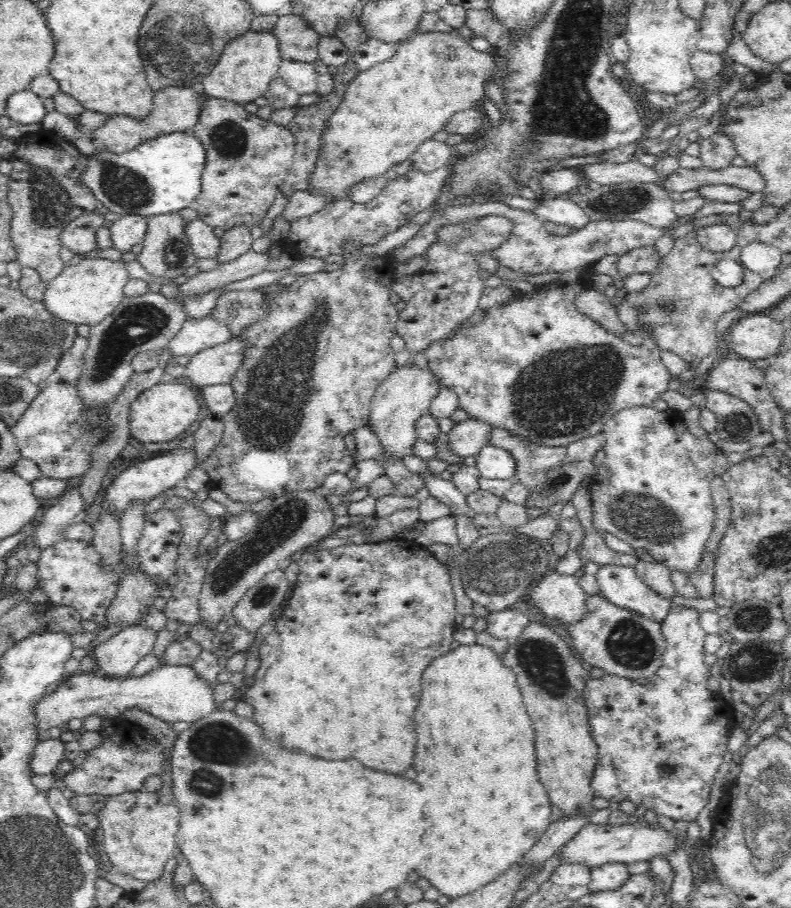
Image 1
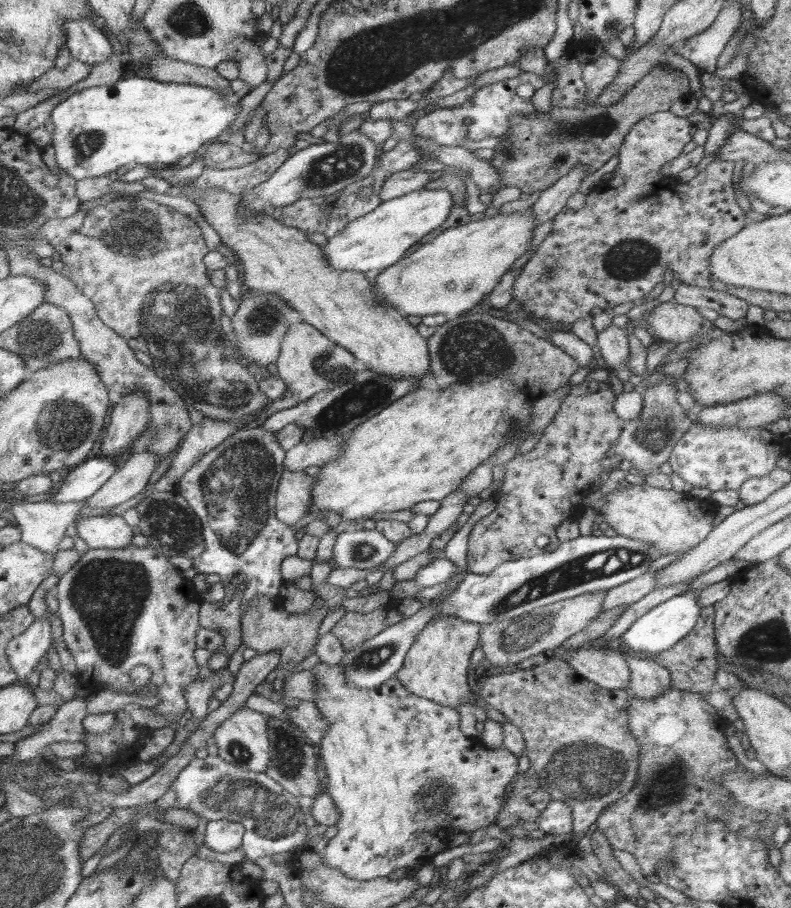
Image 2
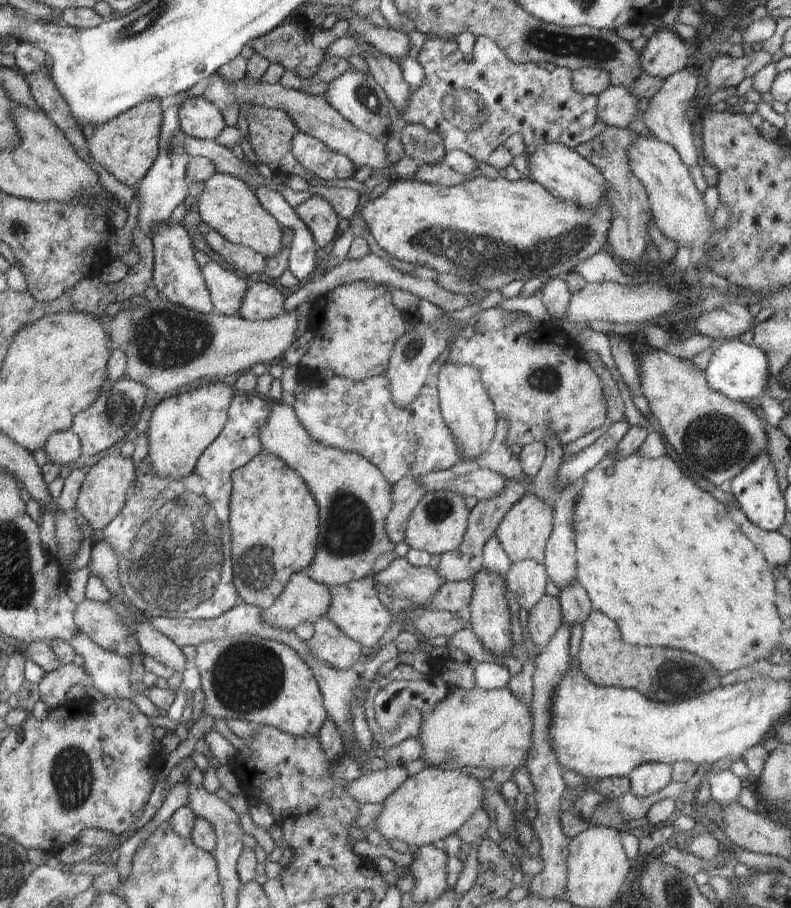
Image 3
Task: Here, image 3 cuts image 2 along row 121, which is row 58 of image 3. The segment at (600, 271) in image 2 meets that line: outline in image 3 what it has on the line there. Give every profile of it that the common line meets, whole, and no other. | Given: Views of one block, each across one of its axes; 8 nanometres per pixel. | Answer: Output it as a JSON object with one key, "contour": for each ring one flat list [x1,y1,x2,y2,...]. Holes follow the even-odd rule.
{"contour":[[660,28,638,52,638,62,648,76,666,80,686,69,689,58,682,38,671,28]]}

